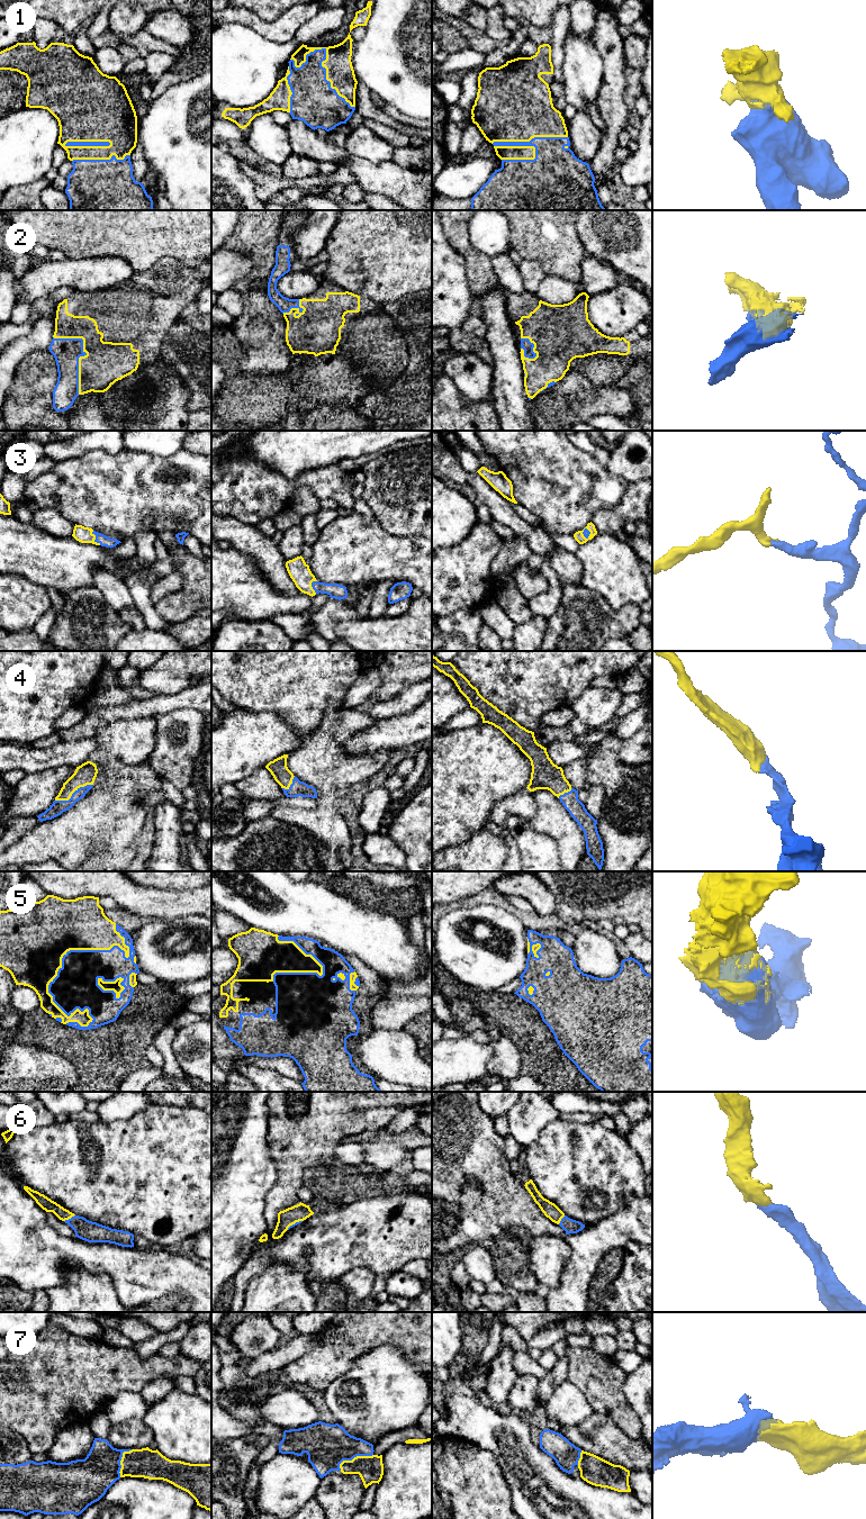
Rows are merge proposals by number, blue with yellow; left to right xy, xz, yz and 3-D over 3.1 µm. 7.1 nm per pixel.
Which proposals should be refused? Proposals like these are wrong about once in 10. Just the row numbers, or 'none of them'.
none of them

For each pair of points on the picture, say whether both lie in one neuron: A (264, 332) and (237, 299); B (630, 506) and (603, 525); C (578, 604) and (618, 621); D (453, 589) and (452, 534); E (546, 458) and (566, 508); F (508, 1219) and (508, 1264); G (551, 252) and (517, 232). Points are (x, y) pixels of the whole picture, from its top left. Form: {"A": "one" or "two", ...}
{"A": "two", "B": "one", "C": "one", "D": "two", "E": "one", "F": "two", "G": "one"}

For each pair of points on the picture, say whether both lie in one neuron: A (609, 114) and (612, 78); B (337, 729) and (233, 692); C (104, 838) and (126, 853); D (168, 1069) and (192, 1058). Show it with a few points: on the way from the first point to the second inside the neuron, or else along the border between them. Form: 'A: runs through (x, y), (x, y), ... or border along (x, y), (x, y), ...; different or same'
A: runs through (612, 105), (612, 87); same
B: border along (342, 707), (330, 710), (307, 735), (298, 737); different
C: border along (134, 842), (115, 850), (99, 847), (93, 856); different
D: border along (173, 1038), (173, 1055), (187, 1075); different

